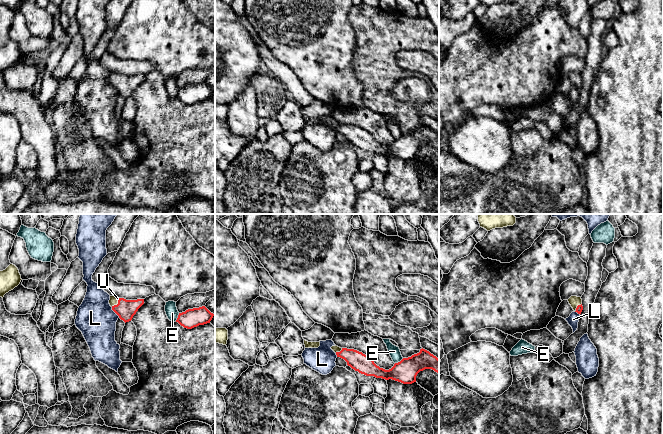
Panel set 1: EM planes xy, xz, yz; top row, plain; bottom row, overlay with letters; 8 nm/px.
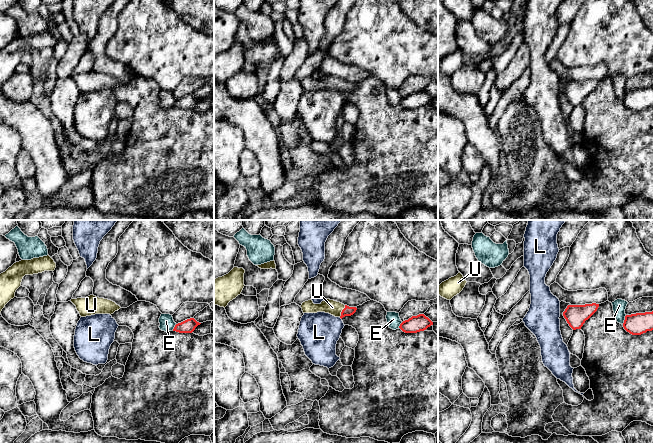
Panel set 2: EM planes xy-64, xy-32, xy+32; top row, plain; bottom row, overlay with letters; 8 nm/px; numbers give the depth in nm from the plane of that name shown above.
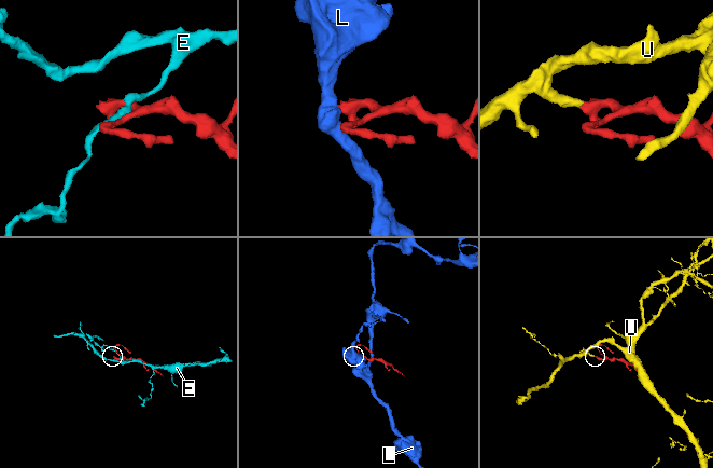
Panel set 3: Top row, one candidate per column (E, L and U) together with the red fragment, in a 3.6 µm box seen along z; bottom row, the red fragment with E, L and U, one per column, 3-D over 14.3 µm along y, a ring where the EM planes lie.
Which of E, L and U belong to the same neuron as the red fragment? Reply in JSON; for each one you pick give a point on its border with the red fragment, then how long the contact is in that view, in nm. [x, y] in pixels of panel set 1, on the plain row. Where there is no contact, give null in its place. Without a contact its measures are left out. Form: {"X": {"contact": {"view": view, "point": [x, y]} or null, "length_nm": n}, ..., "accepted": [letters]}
{"U": {"contact": {"view": "xy", "point": [117, 80]}, "length_nm": 100}, "accepted": ["U"]}

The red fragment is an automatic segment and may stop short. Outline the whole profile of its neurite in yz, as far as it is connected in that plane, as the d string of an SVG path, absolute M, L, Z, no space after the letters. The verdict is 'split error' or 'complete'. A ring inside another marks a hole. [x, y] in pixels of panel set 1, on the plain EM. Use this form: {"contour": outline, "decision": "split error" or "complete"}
{"contour": "M571 72L568 75L568 78L575 88L577 88L578 90L581 90L581 88L583 86L581 73Z", "decision": "split error"}

